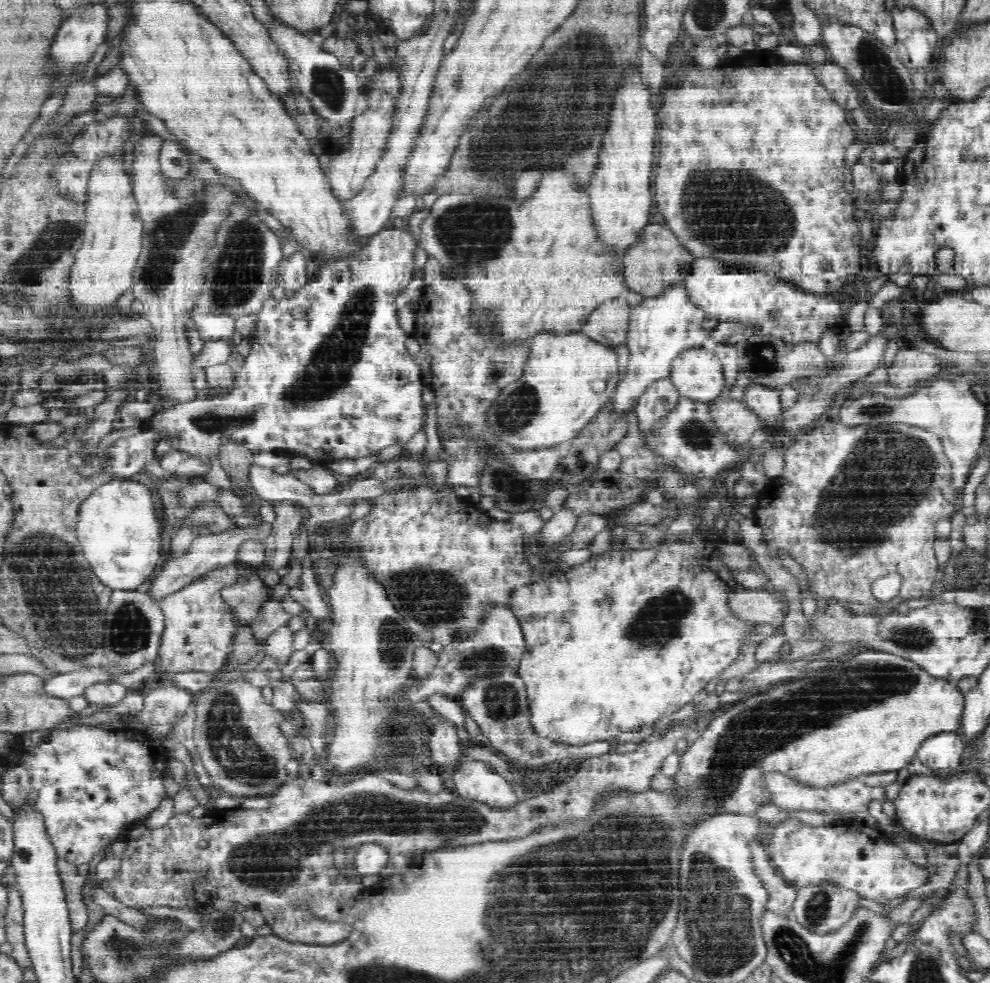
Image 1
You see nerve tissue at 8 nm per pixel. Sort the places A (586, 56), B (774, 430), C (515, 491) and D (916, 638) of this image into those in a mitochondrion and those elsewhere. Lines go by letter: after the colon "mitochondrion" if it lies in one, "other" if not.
A: mitochondrion
B: other
C: mitochondrion
D: mitochondrion

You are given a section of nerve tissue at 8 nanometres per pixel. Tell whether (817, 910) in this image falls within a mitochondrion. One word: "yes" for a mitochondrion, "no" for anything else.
yes

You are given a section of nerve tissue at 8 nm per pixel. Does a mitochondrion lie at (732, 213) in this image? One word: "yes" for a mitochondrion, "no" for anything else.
yes

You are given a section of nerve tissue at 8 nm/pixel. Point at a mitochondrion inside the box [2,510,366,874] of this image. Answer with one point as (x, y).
(60, 596)

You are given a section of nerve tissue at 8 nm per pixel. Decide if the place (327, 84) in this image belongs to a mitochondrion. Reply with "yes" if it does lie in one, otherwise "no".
yes

